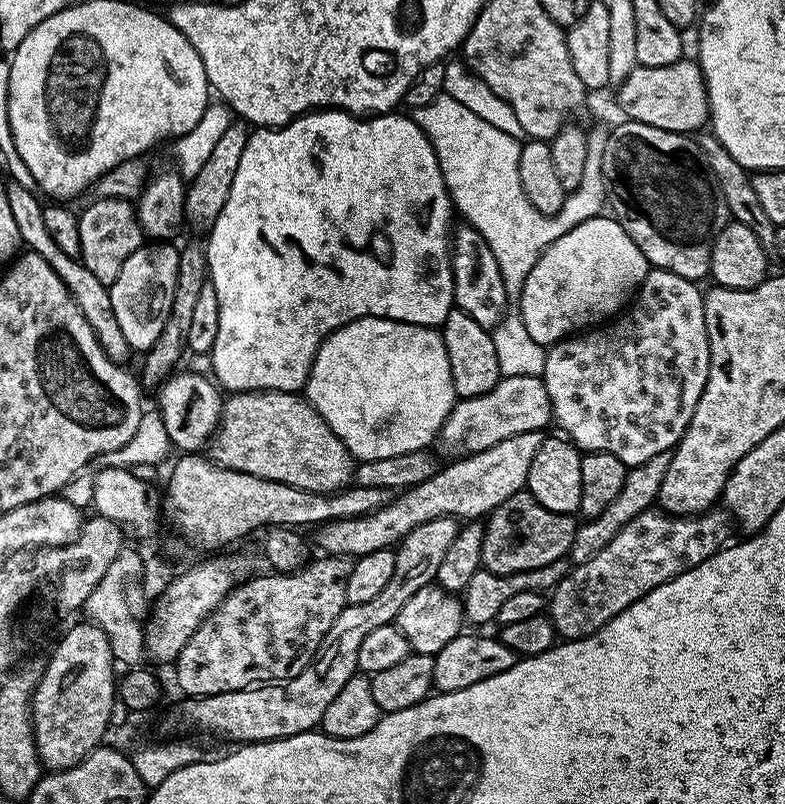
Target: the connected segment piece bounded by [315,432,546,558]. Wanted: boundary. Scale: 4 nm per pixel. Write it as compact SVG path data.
M544 432L514 434L514 438L498 442L498 446L490 446L490 450L453 459L448 462L452 464L437 467L426 482L399 493L392 503L377 512L319 525L315 529L316 540L327 555L355 558L399 545L414 526L422 526L422 522L430 522L430 518L455 516L464 522L479 521L502 506L506 498L525 491L530 462L534 462L534 454L538 454L544 439Z

